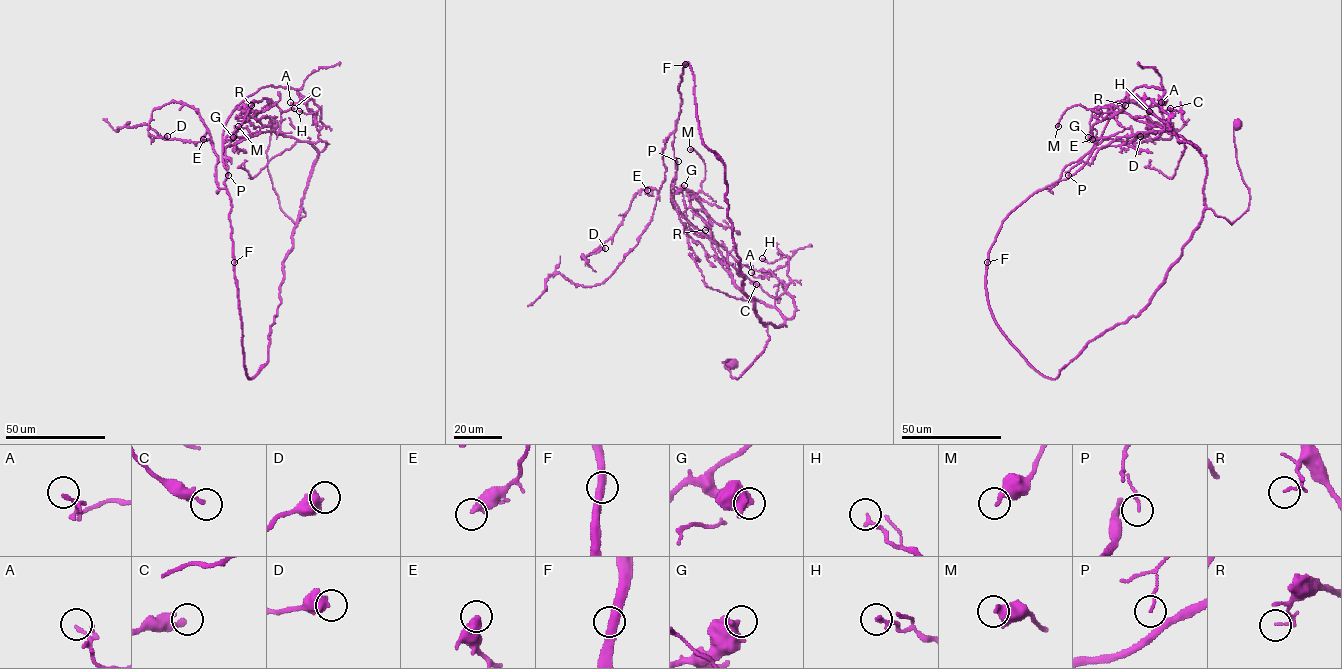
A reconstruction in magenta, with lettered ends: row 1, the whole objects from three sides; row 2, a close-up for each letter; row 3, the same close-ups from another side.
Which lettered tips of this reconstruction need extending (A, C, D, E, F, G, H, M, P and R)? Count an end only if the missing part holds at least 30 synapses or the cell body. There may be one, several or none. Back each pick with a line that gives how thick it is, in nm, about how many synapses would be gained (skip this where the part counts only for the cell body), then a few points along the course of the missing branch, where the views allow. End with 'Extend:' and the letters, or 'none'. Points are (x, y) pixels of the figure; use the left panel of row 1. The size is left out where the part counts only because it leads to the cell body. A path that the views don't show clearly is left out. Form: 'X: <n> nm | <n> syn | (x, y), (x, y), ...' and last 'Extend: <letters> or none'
Extend: none

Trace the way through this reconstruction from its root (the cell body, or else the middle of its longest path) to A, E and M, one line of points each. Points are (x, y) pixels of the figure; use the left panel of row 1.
A: (273, 125), (267, 169), (280, 209), (296, 223), (327, 143), (310, 99), (290, 102)
E: (273, 125), (267, 169), (296, 223), (310, 143), (267, 131), (226, 146), (219, 188), (203, 139)
M: (273, 125), (267, 169), (280, 209), (296, 223), (317, 150), (263, 126), (244, 112), (251, 105), (238, 126)

